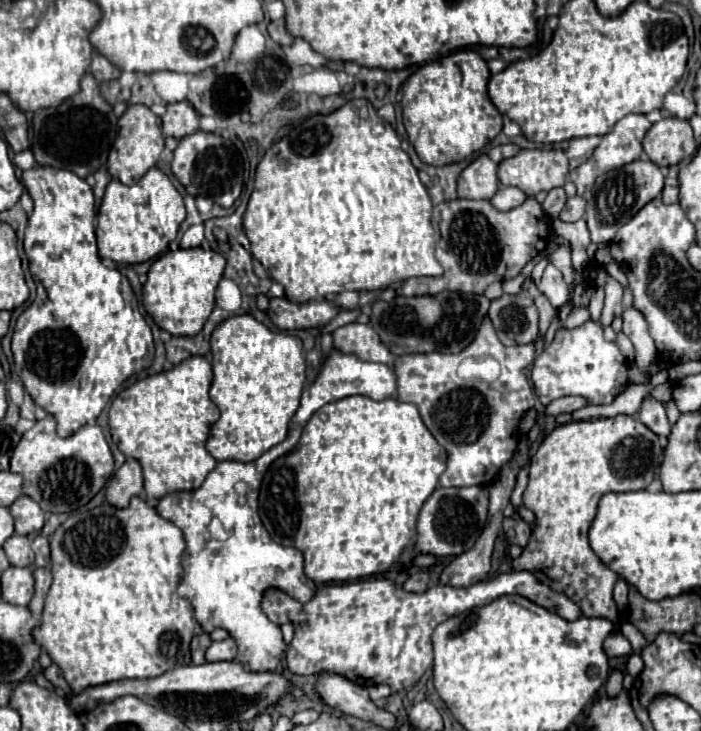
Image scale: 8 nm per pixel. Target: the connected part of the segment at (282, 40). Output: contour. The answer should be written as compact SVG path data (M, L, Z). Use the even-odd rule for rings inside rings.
M284 19L272 21L272 23L268 25L268 33L270 33L270 37L272 37L278 45L292 45L292 43L294 43L294 37L286 31Z

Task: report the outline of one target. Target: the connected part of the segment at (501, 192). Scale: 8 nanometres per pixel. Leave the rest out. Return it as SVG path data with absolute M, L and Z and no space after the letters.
M500 187L494 195L494 199L490 199L490 203L498 209L498 211L510 211L518 205L522 205L522 201L526 199L526 195L520 189L514 187Z

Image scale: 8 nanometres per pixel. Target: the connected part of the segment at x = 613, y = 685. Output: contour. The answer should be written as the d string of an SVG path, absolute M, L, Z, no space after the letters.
M614 669L612 673L610 673L610 677L608 677L608 681L606 681L606 695L608 697L616 697L620 691L622 691L622 671L618 671L618 669Z

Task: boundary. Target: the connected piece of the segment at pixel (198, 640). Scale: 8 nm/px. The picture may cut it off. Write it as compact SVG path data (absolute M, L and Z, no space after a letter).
M202 633L202 635L198 635L198 637L194 637L192 639L192 645L190 645L190 651L192 651L192 661L196 663L196 665L200 665L200 663L204 663L206 659L204 659L204 653L206 653L206 649L210 647L210 637L206 635L206 633Z

